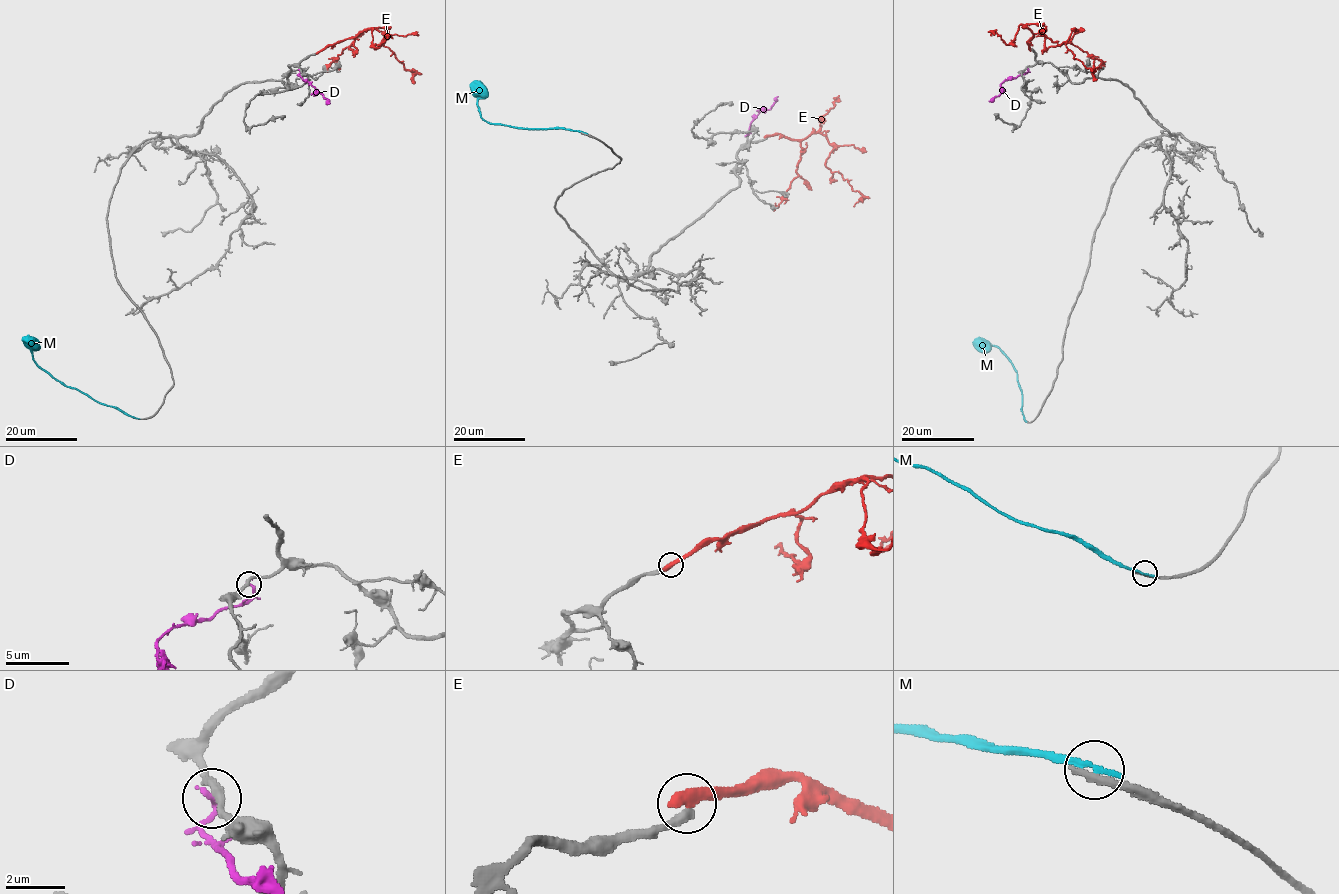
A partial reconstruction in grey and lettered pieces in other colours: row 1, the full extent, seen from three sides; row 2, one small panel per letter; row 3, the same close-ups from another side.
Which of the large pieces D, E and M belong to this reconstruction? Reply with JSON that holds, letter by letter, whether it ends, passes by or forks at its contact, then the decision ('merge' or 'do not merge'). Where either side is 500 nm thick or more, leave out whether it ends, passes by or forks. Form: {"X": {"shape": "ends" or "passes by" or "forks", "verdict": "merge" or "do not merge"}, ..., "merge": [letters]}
{"D": {"shape": "ends", "verdict": "do not merge"}, "E": {"shape": "ends", "verdict": "do not merge"}, "M": {"shape": "ends", "verdict": "do not merge"}, "merge": []}

